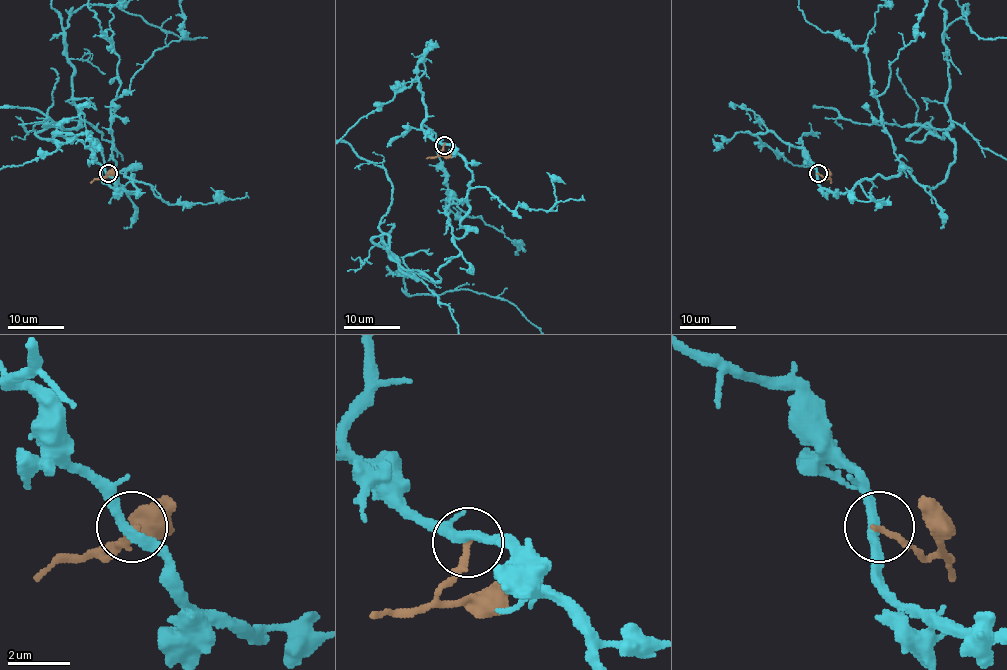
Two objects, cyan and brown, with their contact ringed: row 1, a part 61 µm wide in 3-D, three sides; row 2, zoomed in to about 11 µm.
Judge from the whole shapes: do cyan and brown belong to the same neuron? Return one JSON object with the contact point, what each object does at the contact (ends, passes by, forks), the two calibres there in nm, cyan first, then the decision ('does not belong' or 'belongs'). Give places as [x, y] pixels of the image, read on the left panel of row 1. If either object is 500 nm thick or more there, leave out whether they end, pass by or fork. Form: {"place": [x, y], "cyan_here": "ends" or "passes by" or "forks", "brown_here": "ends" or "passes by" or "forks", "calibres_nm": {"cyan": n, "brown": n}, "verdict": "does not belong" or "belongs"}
{"place": [108, 173], "cyan_here": "passes by", "brown_here": "ends", "calibres_nm": {"cyan": 320, "brown": 200}, "verdict": "does not belong"}

